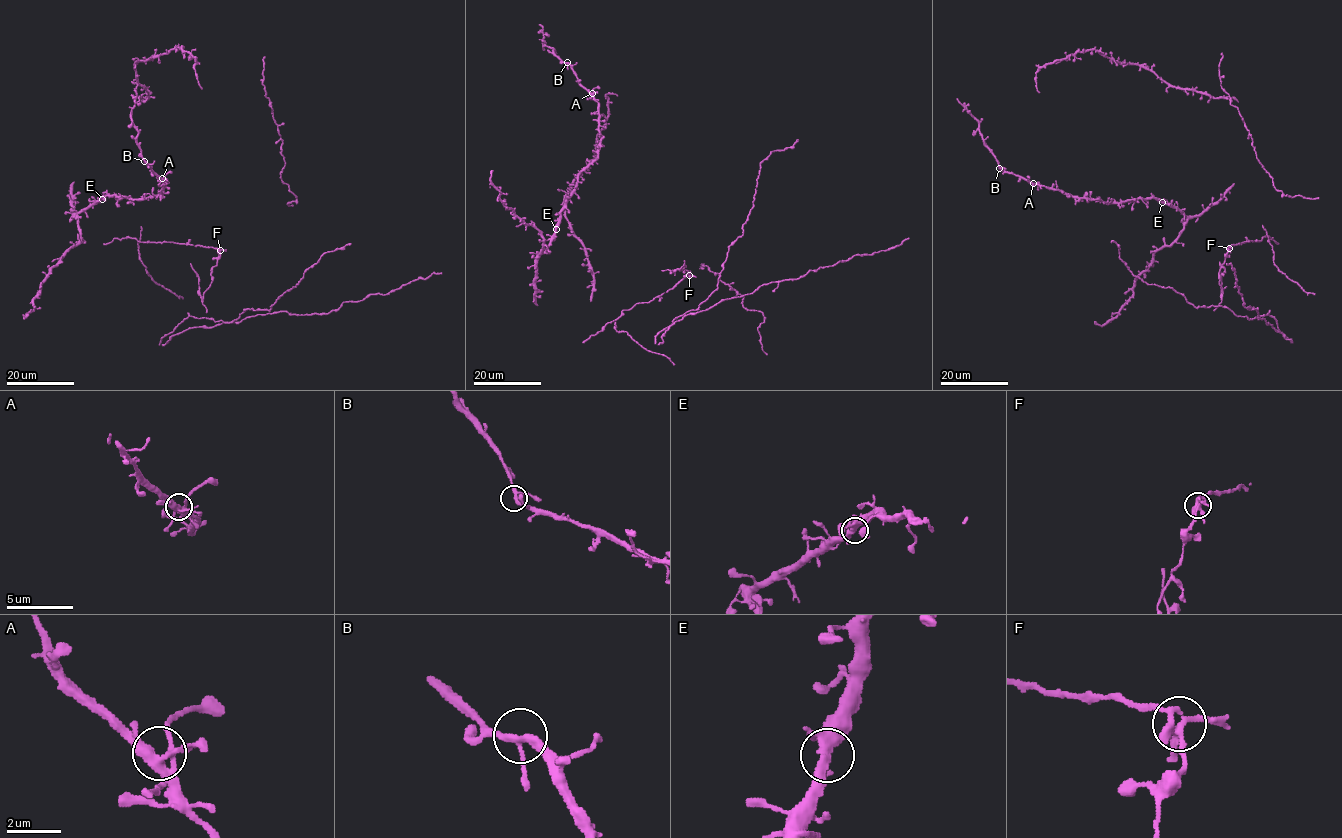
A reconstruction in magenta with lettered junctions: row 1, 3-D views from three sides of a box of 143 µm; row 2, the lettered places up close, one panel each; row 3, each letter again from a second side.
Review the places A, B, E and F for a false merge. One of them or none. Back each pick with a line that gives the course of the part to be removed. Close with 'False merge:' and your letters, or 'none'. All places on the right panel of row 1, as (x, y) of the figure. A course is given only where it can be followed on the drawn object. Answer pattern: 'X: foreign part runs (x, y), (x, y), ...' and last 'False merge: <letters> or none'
F: foreign part runs (1228, 248), (1218, 272), (1221, 296), (1219, 261)
False merge: F

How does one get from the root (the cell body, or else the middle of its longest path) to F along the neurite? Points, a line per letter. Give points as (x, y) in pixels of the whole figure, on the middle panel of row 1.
F: (590, 335), (616, 319), (624, 309), (650, 302), (689, 275)

